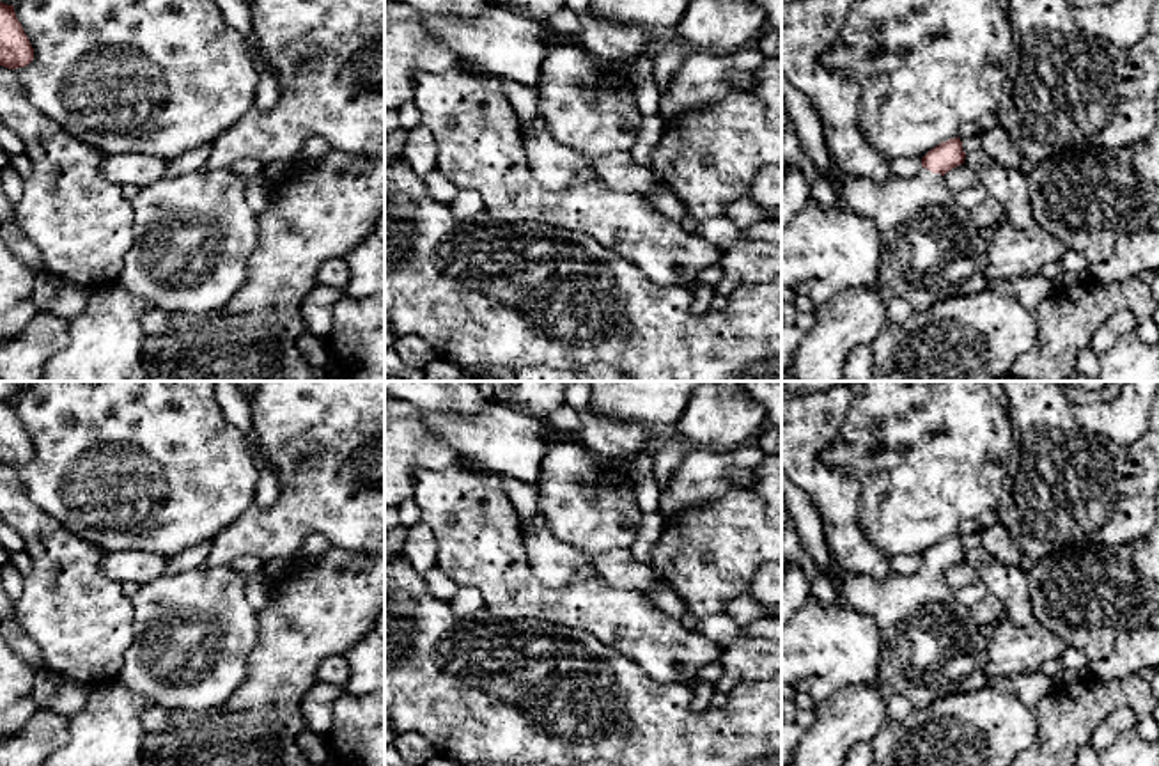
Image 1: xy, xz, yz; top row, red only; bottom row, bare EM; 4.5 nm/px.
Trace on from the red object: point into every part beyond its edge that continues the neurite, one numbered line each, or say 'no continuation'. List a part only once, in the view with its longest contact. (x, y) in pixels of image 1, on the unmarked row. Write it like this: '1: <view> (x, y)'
1: yz (933, 646)

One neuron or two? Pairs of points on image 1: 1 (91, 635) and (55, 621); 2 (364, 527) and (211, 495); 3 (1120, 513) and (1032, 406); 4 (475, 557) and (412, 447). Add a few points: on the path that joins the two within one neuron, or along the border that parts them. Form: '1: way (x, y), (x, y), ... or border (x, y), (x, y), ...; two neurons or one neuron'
1: way (82, 626), (77, 621), (64, 621); one neuron
2: border (254, 502), (220, 532); two neurons
3: way (1094, 486), (1044, 433); one neuron
4: border (458, 460), (443, 468), (420, 468), (412, 497); two neurons

